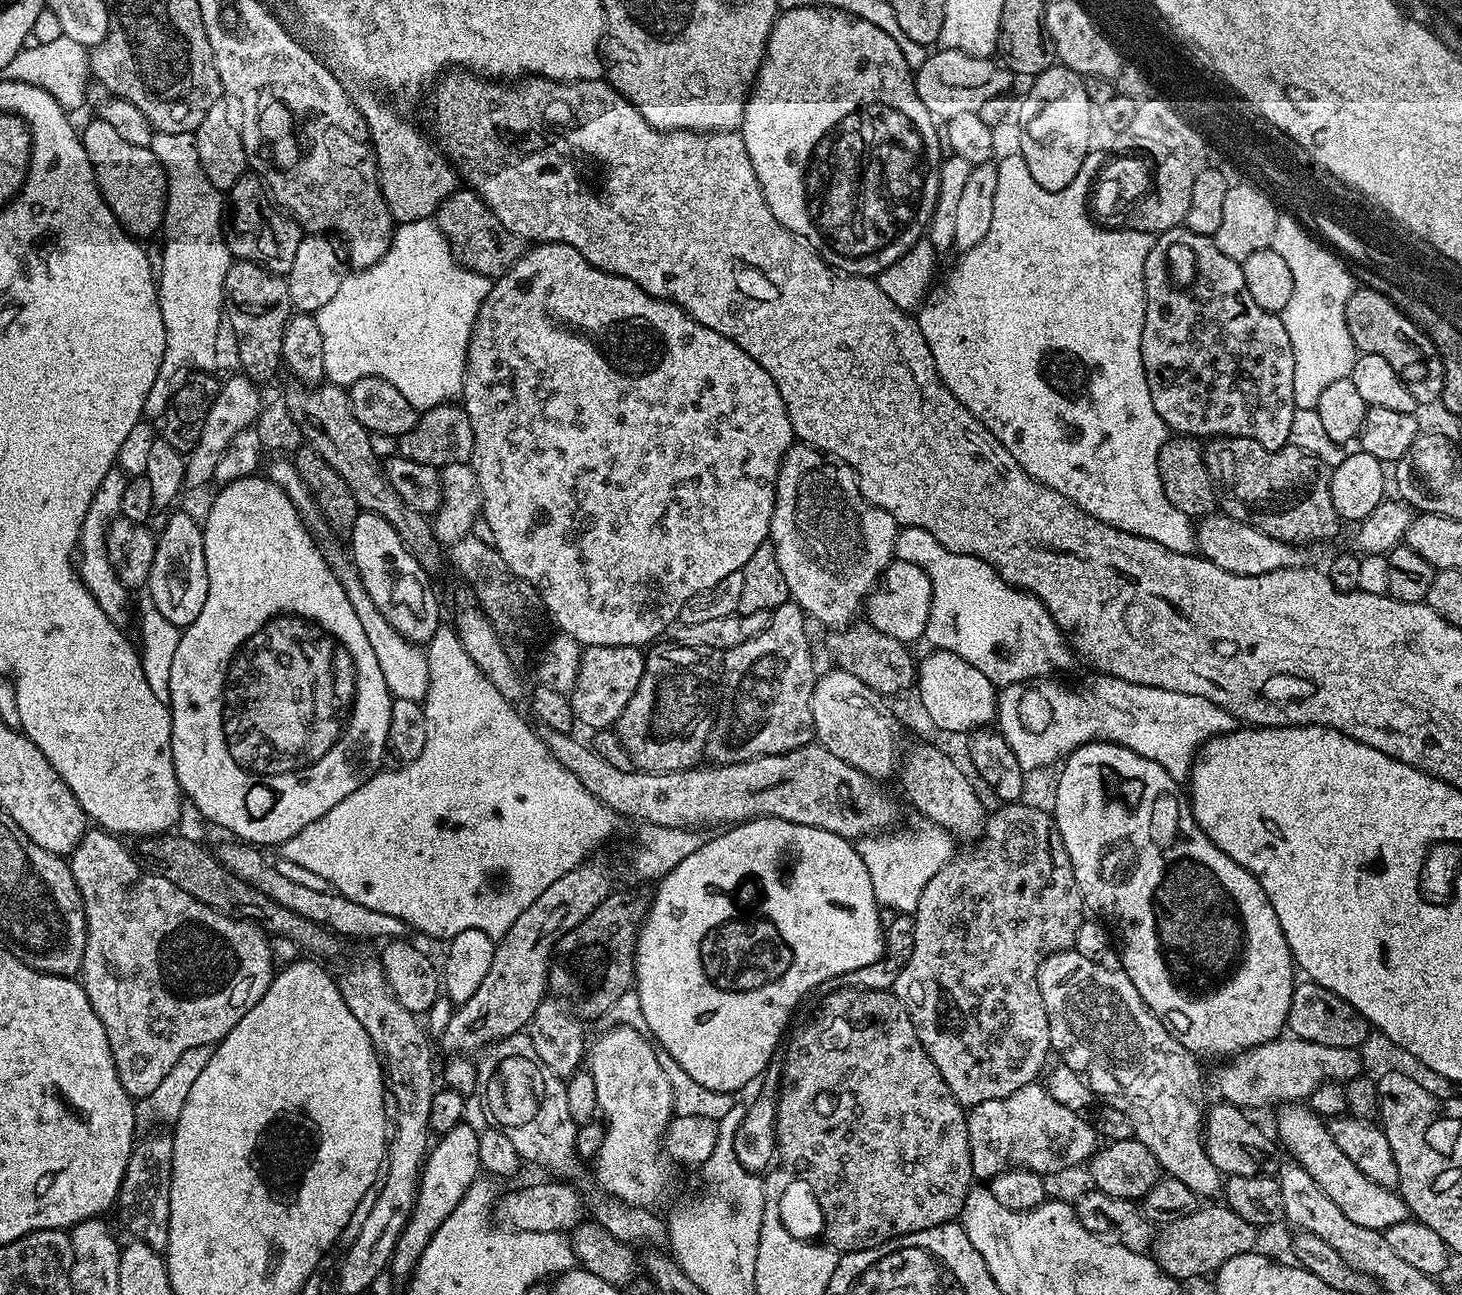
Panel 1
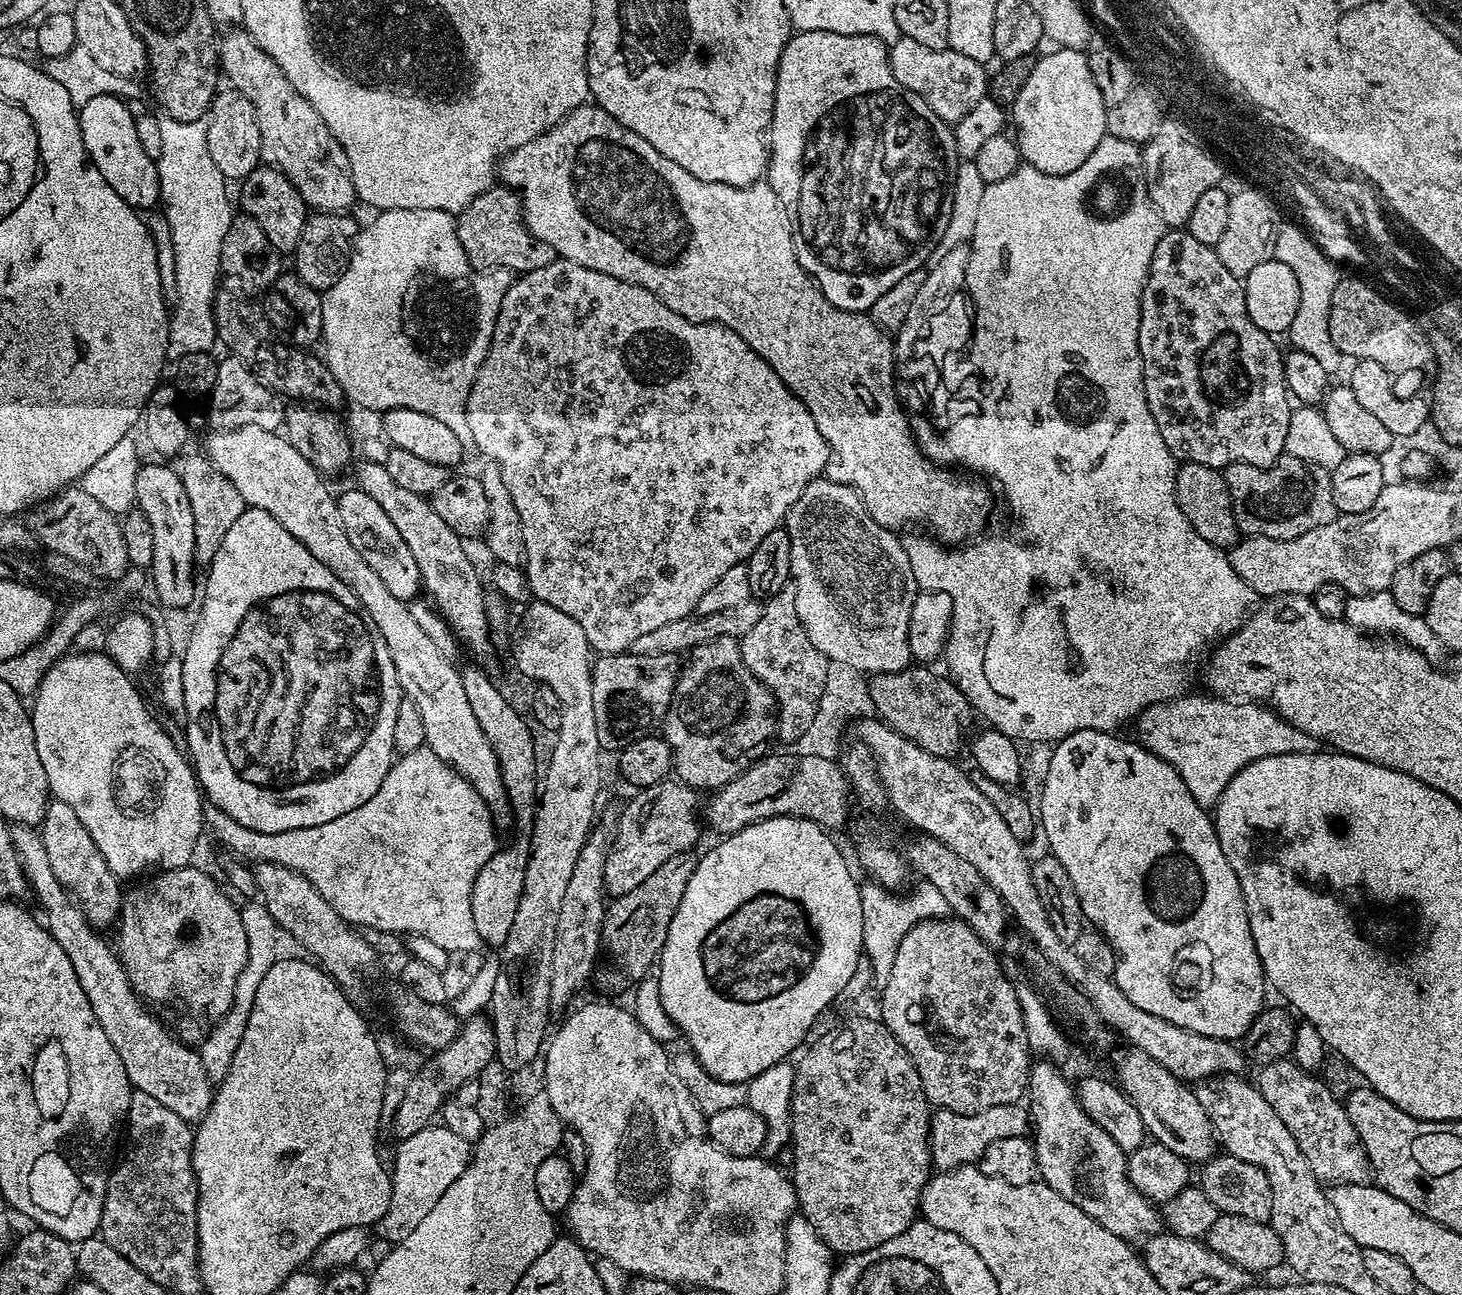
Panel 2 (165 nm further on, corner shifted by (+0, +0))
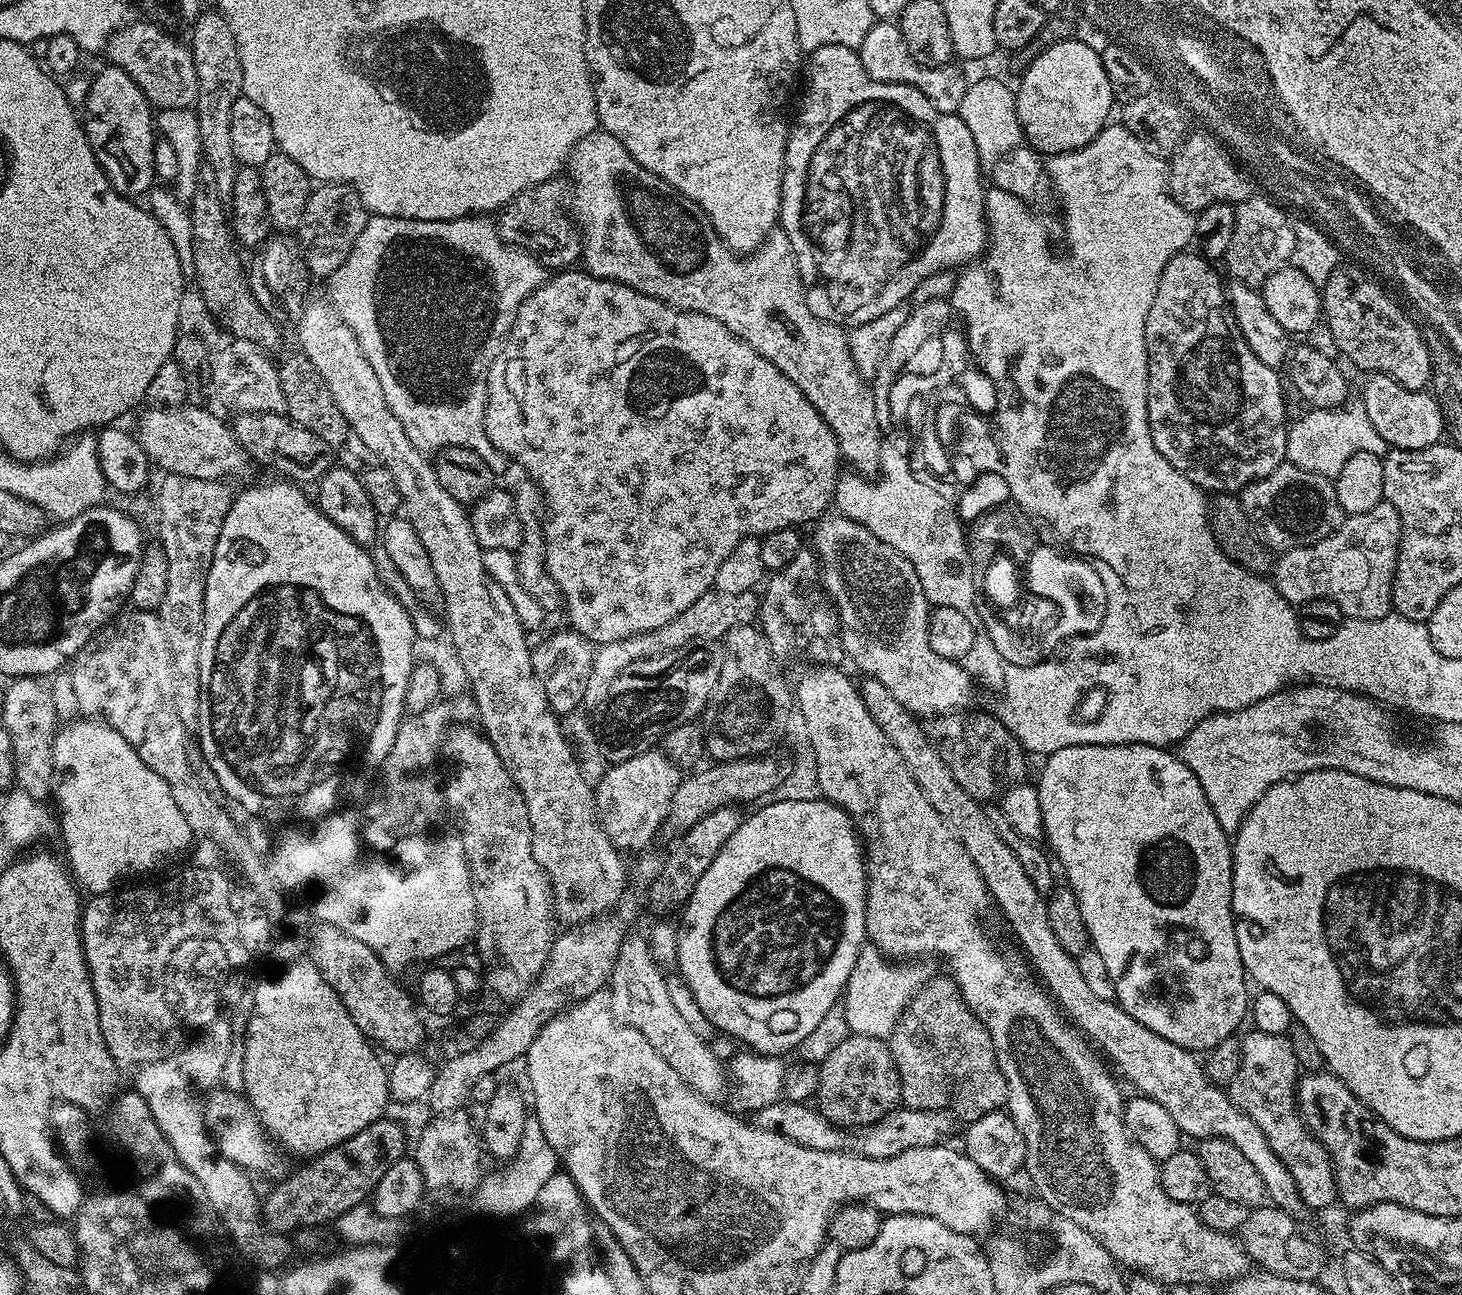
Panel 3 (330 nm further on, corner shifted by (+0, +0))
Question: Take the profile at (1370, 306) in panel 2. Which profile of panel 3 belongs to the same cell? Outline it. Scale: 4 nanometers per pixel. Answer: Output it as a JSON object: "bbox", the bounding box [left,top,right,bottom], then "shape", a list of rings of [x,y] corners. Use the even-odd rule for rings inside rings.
{"bbox":[1322,262,1432,392],"shape":[[[1341,262],[1334,274],[1330,274],[1328,281],[1322,285],[1322,320],[1334,338],[1337,353],[1341,357],[1344,355],[1354,367],[1361,368],[1364,374],[1386,374],[1394,378],[1394,382],[1406,386],[1406,390],[1415,392],[1425,391],[1431,385],[1432,349],[1421,325],[1416,325],[1362,269]]]}

